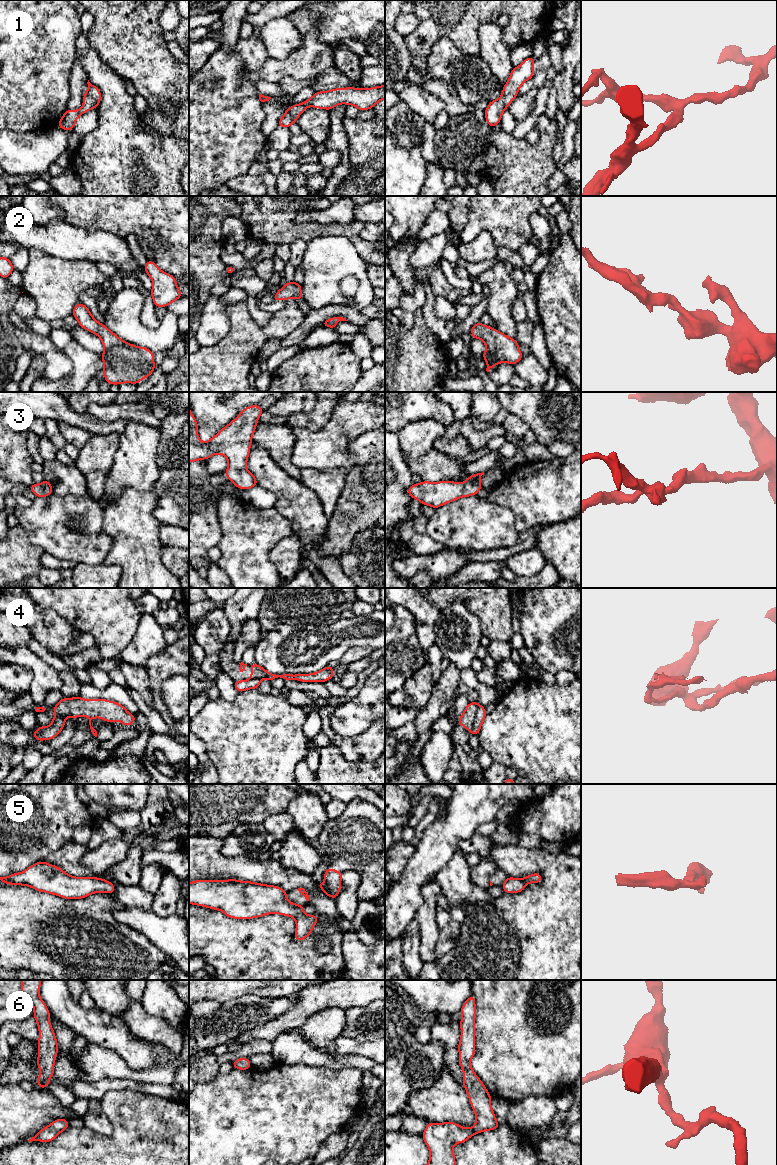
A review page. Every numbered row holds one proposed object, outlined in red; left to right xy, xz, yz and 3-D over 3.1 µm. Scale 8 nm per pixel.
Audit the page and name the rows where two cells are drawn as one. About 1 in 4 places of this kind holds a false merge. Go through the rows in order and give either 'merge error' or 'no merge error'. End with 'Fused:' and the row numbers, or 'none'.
1: no merge error
2: no merge error
3: no merge error
4: merge error
5: merge error
6: no merge error
Fused: 4, 5

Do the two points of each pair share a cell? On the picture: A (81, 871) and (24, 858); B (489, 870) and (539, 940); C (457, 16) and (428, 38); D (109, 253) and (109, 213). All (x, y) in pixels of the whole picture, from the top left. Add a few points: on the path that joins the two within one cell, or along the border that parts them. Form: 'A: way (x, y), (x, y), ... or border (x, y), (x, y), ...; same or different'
A: border (65, 844), (42, 860); different
B: border (492, 860), (497, 865); different
C: way (450, 16), (435, 31); same
D: border (86, 229), (89, 231), (110, 232), (125, 239); different

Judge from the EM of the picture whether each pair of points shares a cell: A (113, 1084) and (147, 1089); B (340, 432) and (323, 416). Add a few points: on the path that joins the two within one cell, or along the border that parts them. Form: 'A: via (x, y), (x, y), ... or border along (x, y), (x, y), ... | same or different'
A: via (121, 1084), (139, 1087) | same
B: border along (339, 402), (330, 419), (321, 428), (306, 429) | different

